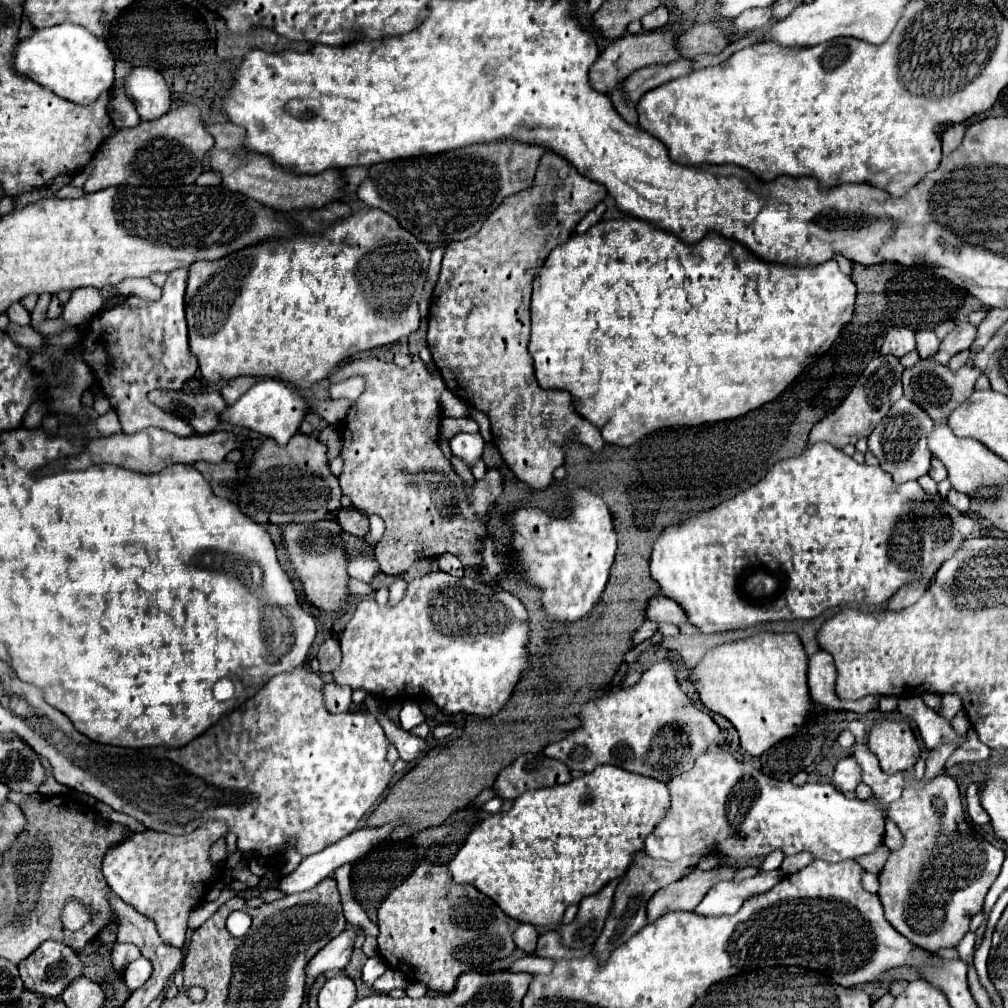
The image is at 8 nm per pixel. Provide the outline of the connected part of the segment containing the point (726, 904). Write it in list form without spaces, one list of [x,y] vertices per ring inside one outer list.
[[[764,871],[754,877],[742,879],[742,881],[720,881],[716,883],[706,897],[700,901],[700,905],[694,909],[700,915],[732,915],[736,913],[742,903],[754,895],[762,895],[770,887],[774,887],[782,877],[782,871]]]

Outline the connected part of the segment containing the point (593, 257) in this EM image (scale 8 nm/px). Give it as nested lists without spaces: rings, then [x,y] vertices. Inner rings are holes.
[[[634,217],[600,221],[582,235],[572,235],[566,243],[558,245],[546,259],[538,277],[534,279],[532,293],[532,335],[528,351],[534,359],[536,381],[542,389],[568,389],[574,397],[576,411],[594,423],[604,441],[620,447],[630,447],[640,437],[664,429],[664,427],[696,427],[702,423],[714,423],[724,419],[736,419],[760,405],[778,397],[806,367],[806,361],[818,355],[826,343],[826,349],[834,343],[840,329],[852,319],[856,297],[856,285],[848,275],[838,269],[834,259],[820,265],[800,267],[786,263],[770,263],[756,257],[748,247],[710,231],[698,243],[684,243],[668,231],[660,231],[650,223],[642,223]]]

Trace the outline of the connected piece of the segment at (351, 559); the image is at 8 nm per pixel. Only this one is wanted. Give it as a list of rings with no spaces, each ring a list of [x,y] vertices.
[[[348,555],[348,575],[370,583],[370,579],[380,571],[380,565],[374,555]]]

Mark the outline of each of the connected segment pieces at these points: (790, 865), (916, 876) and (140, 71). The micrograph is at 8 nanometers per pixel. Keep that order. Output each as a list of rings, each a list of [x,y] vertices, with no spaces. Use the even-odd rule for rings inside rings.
[[[800,851],[800,853],[794,853],[794,855],[788,855],[784,857],[782,861],[782,871],[788,875],[788,873],[794,873],[794,871],[800,871],[804,869],[808,863],[814,861],[814,855],[810,851]]]
[[[904,771],[902,797],[890,803],[886,815],[898,825],[904,837],[900,849],[890,851],[890,857],[878,875],[878,897],[888,923],[924,951],[934,953],[942,947],[956,947],[966,935],[970,919],[982,911],[984,897],[1002,869],[1002,861],[1006,857],[1004,851],[980,839],[978,833],[966,823],[958,785],[950,777],[932,777],[930,781],[924,781],[914,777],[912,771]]]
[[[134,67],[124,83],[124,93],[134,101],[142,121],[152,121],[170,109],[170,91],[164,77],[150,67]]]

